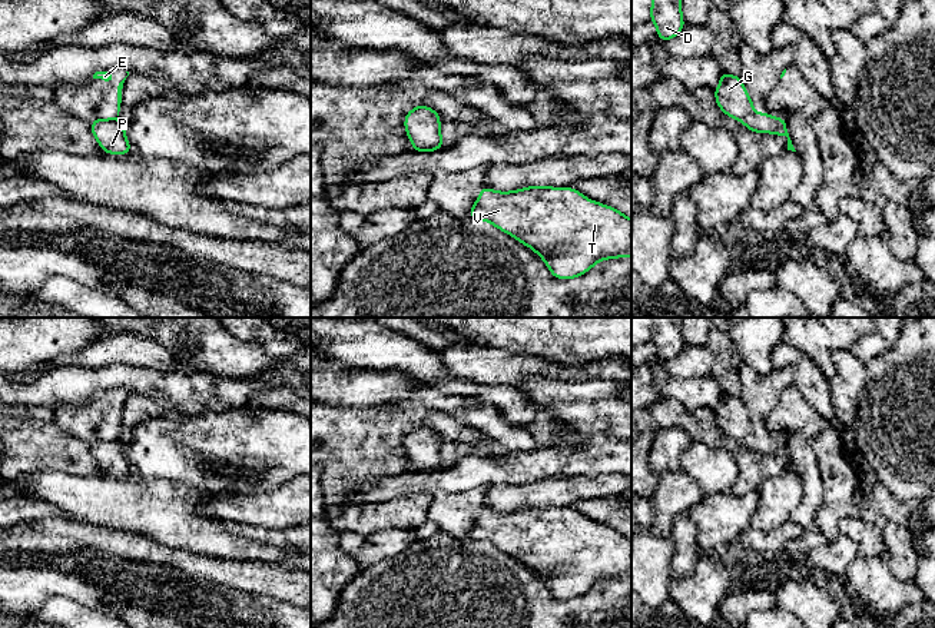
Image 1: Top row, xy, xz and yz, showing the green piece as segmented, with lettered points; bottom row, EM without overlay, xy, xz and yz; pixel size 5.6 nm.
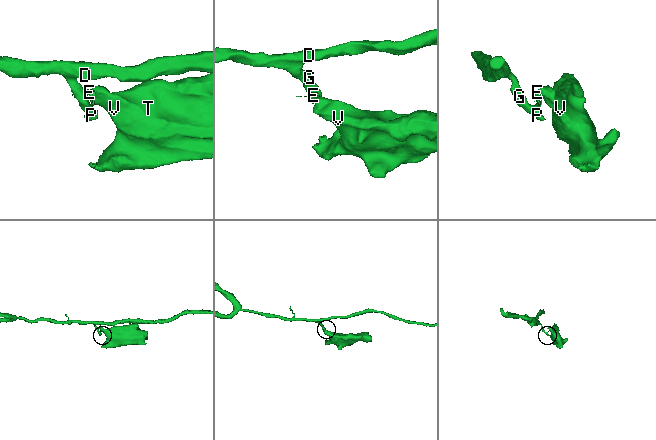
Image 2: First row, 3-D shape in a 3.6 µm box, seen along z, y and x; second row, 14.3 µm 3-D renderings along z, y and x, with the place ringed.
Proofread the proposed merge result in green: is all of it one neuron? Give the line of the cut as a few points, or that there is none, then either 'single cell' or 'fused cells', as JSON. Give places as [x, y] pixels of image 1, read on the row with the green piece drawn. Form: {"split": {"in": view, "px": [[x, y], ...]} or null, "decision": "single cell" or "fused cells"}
{"split": {"in": "yz", "px": [[773, 118], [785, 123]]}, "decision": "fused cells"}

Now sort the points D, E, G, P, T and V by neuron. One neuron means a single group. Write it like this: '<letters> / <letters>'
D G P / E T V

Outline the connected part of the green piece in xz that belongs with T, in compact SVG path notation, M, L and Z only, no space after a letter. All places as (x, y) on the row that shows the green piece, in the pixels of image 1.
M483 185L470 217L485 220L531 247L556 279L581 276L604 259L631 257L631 219L616 207L590 200L574 187L528 186L495 192Z

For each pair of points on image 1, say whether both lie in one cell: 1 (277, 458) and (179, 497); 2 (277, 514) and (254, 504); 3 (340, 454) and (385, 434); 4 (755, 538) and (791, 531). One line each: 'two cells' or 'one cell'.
1: two cells
2: one cell
3: one cell
4: one cell

